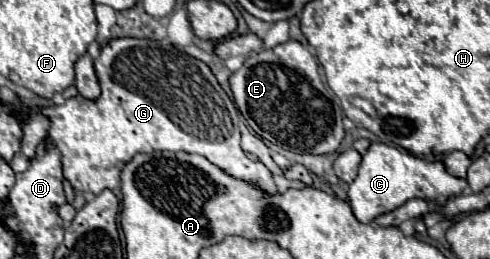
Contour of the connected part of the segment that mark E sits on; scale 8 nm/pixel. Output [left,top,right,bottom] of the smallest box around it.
[230,40,344,154]

